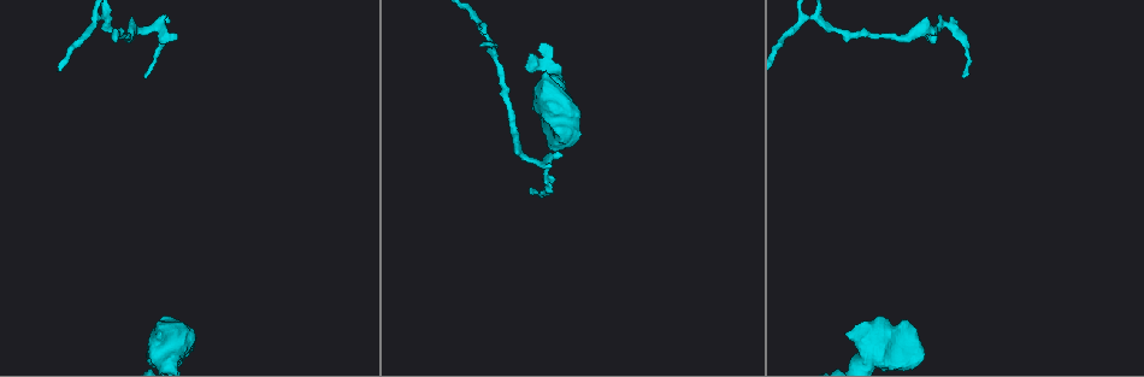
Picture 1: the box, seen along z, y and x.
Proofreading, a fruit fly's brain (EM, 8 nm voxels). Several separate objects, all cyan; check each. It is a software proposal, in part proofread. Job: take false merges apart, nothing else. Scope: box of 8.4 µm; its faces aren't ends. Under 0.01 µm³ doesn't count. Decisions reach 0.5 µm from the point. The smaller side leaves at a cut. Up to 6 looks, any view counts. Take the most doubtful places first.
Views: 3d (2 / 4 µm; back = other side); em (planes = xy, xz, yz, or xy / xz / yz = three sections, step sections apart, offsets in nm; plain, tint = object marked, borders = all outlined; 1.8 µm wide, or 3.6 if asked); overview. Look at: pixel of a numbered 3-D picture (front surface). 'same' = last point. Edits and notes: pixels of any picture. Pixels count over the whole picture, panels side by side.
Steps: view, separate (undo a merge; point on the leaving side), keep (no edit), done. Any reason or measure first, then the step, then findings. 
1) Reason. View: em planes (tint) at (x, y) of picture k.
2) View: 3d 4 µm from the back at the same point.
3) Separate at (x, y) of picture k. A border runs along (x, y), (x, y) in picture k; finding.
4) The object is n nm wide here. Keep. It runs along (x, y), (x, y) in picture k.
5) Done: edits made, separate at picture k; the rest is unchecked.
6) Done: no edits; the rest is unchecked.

Abrupt turn. View: em planes (tint) at (106, 19) of picture 1.

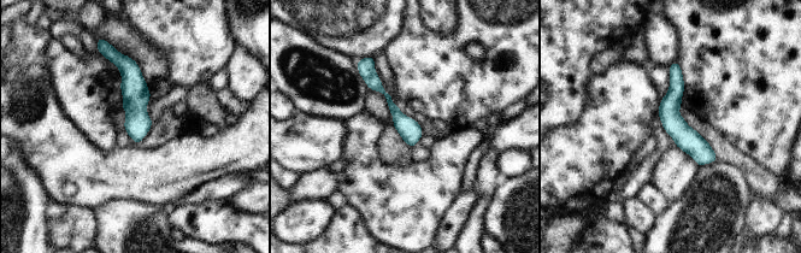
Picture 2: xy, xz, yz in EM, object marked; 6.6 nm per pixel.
Keep. It runs along (675, 65), (673, 123), (702, 162) in picture 2; continuous, no second cell.

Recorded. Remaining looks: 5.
Abrupt turn. View: em xz step 16 (tint) at (545, 166) of picture 1.

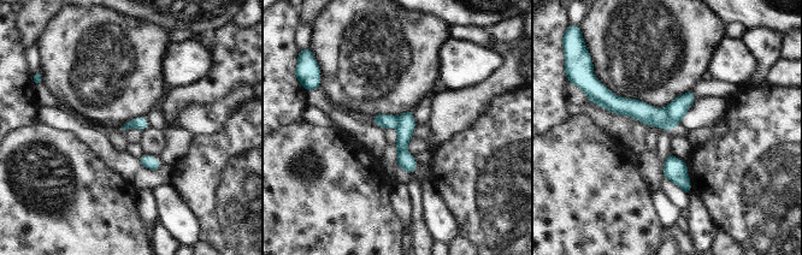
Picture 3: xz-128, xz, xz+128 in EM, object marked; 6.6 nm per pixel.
View: em planes (tint) at the same point.

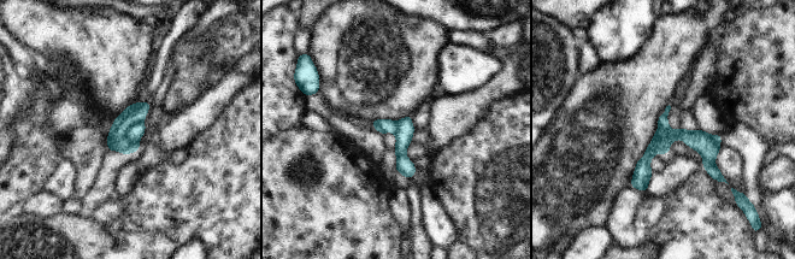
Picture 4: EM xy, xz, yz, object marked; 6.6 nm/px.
Separate at (135, 130) of picture 4. The part that leaves runs along (667, 133), (693, 139), (720, 178) in picture 4; two cells meet here.

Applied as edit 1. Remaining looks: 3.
Thick turns thin. View: 3d 4 µm at (895, 345) of picture 1.

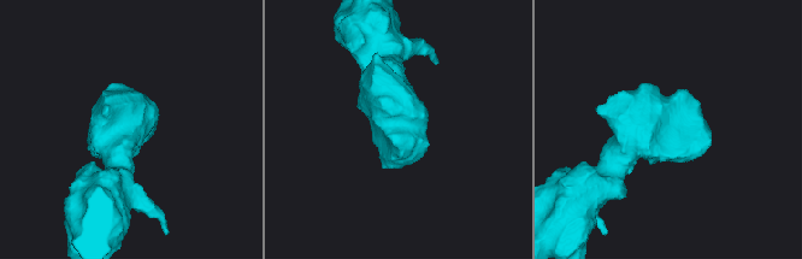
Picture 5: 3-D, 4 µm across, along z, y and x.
Now the EM. View: em planes (tint) at (667, 126) of picture 5.

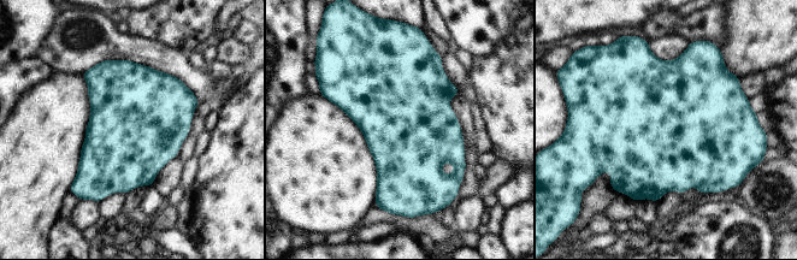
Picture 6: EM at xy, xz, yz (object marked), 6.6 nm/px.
Keep. One cell here.

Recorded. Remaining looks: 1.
Done: edits made, separate at picture 4; the rest is unchecked.

